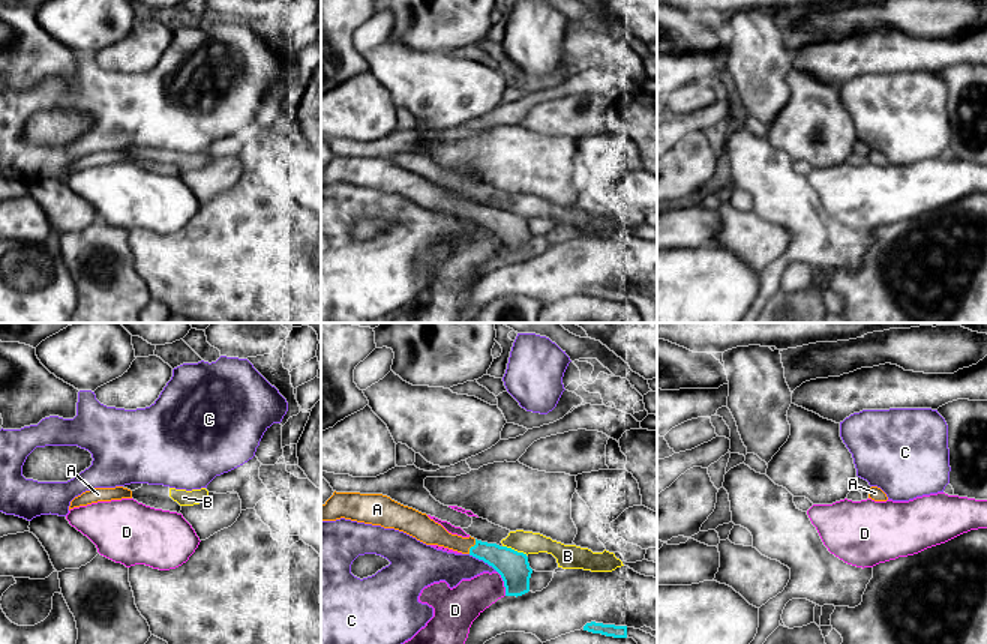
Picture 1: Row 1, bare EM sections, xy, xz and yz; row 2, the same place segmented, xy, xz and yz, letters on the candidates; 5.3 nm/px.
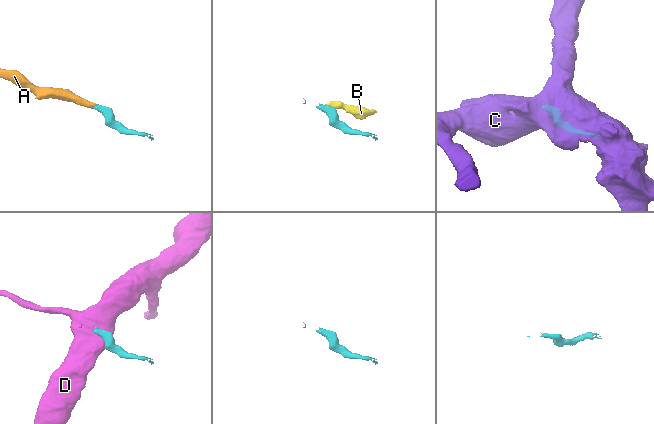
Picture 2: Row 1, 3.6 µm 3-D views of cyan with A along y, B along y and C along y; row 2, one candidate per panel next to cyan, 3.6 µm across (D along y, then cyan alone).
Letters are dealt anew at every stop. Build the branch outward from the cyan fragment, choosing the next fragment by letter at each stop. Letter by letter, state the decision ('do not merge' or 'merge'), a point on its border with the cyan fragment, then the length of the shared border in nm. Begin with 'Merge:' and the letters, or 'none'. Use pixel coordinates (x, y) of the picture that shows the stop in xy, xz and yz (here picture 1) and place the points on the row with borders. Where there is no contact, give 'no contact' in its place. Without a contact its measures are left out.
Merge: A
A: merge; contact xz (471, 547); length 90 nm
B: do not merge; contact xz (513, 550); length 140 nm
C: do not merge; contact xz (483, 560); length 180 nm
D: do not merge; contact xz (504, 583); length 140 nm

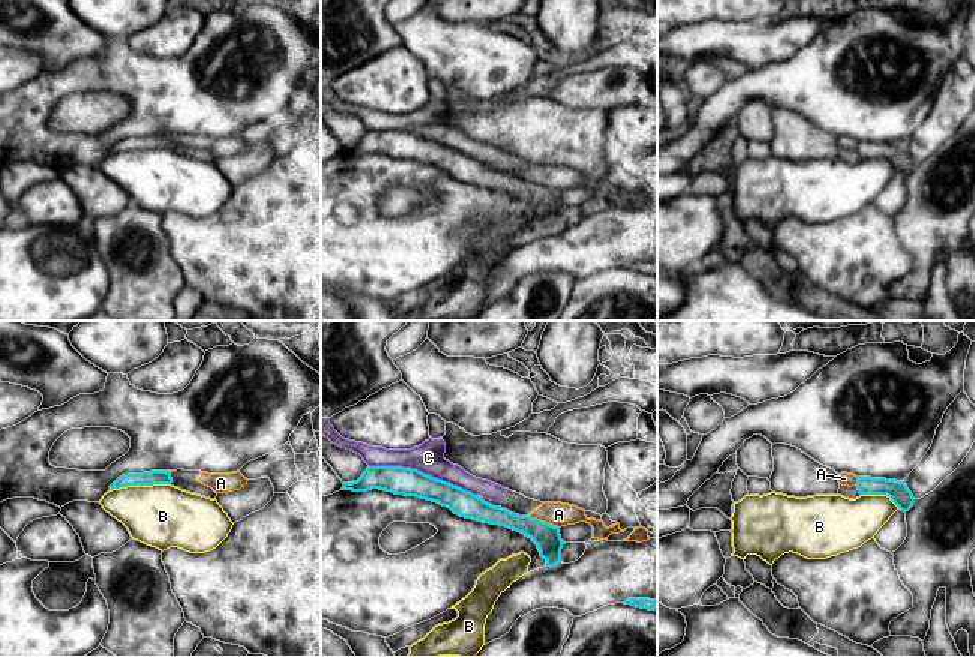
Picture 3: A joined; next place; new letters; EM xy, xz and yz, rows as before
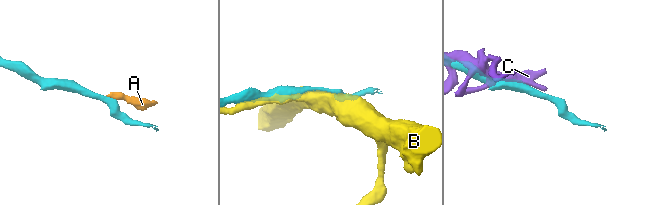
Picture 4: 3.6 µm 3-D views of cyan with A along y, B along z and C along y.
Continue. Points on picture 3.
Merge: none
A: do not merge; contact xz (545, 522); length 170 nm
B: do not merge; contact xy (140, 485); length 340 nm
C: do not merge; contact xz (422, 473); length 600 nm

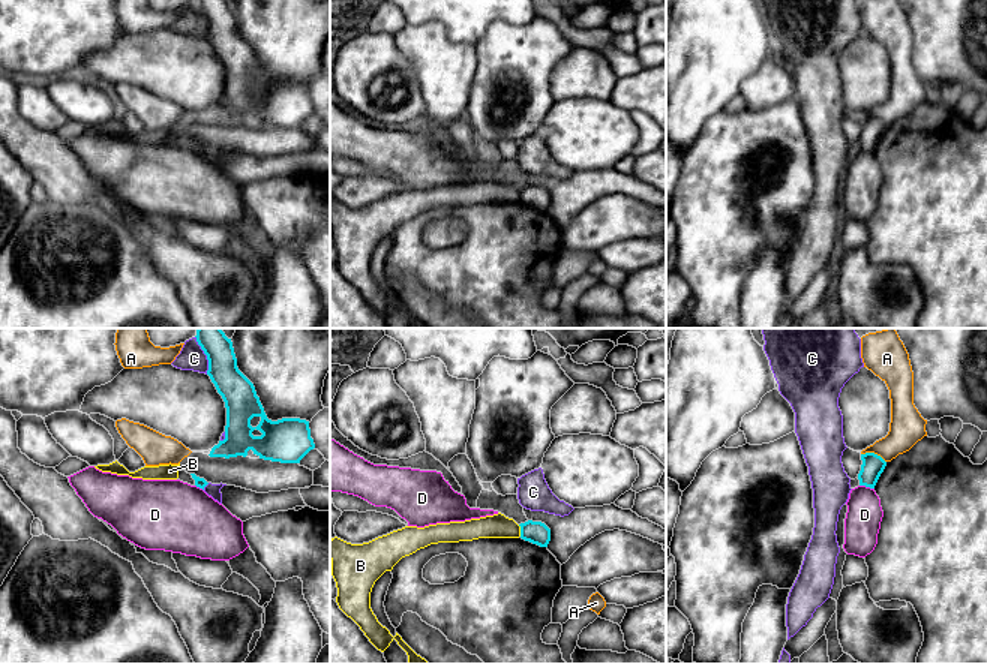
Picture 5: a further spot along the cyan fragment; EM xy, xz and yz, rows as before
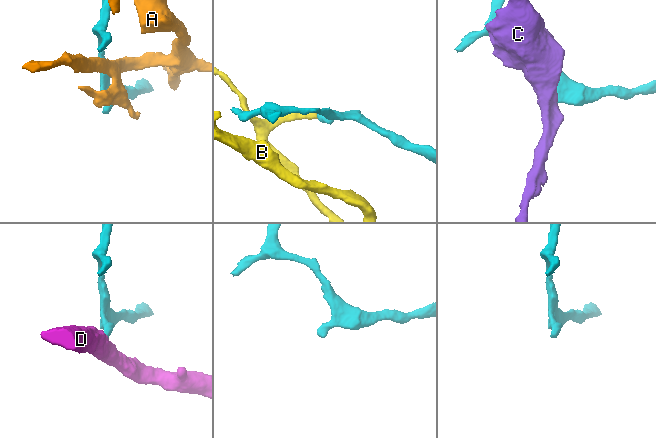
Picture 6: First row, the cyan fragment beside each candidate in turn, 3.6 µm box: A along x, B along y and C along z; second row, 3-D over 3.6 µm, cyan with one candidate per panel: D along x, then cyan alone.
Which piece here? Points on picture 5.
Merge: none
A: do not merge; contact yz (873, 453); length 140 nm
B: do not merge; contact xz (521, 531); length 70 nm
C: do not merge; contact xy (206, 354); length 220 nm
D: do not merge; contact yz (867, 486); length 80 nm

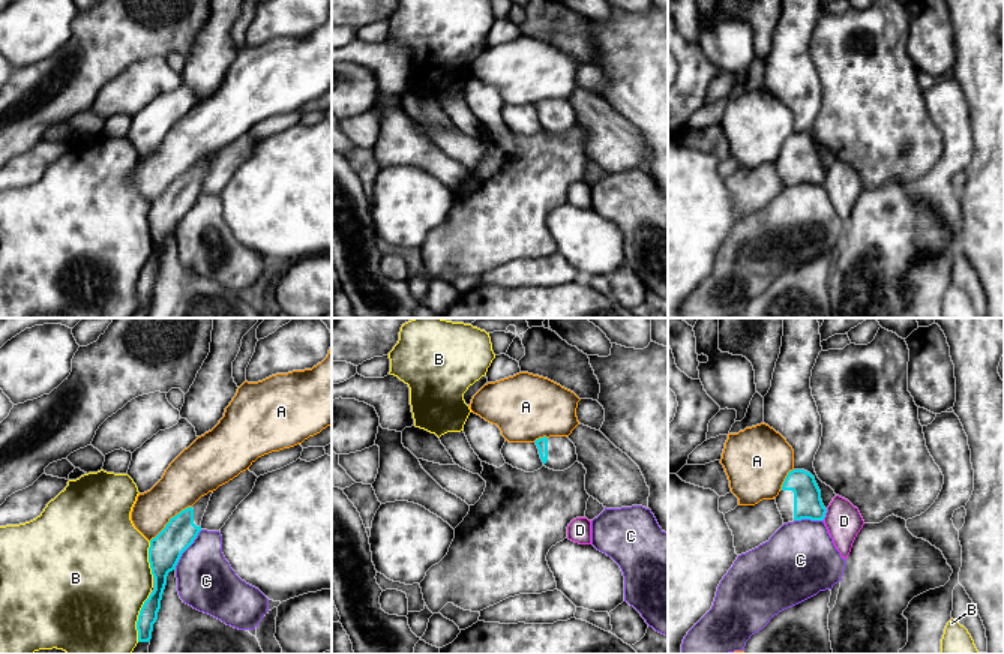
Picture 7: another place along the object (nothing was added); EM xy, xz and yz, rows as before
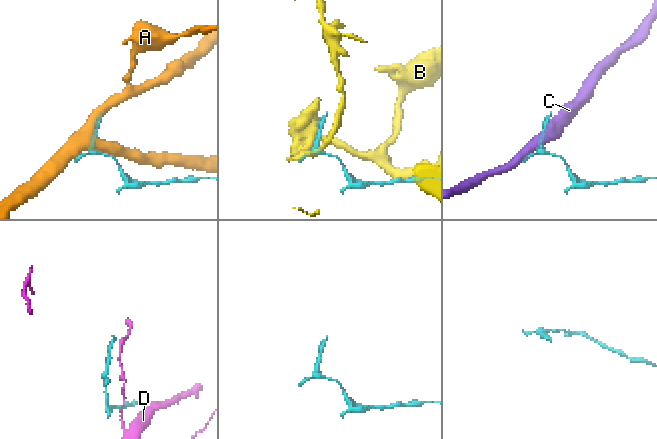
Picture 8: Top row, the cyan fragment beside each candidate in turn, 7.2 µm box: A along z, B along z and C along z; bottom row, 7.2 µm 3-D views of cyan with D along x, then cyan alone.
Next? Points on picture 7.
Merge: none
A: do not merge; contact xy (170, 521); length 300 nm
B: do not merge; contact xy (138, 618); length 260 nm
C: do not merge; contact xy (186, 548); length 260 nm
D: do not merge; contact yz (824, 515); length 70 nm

